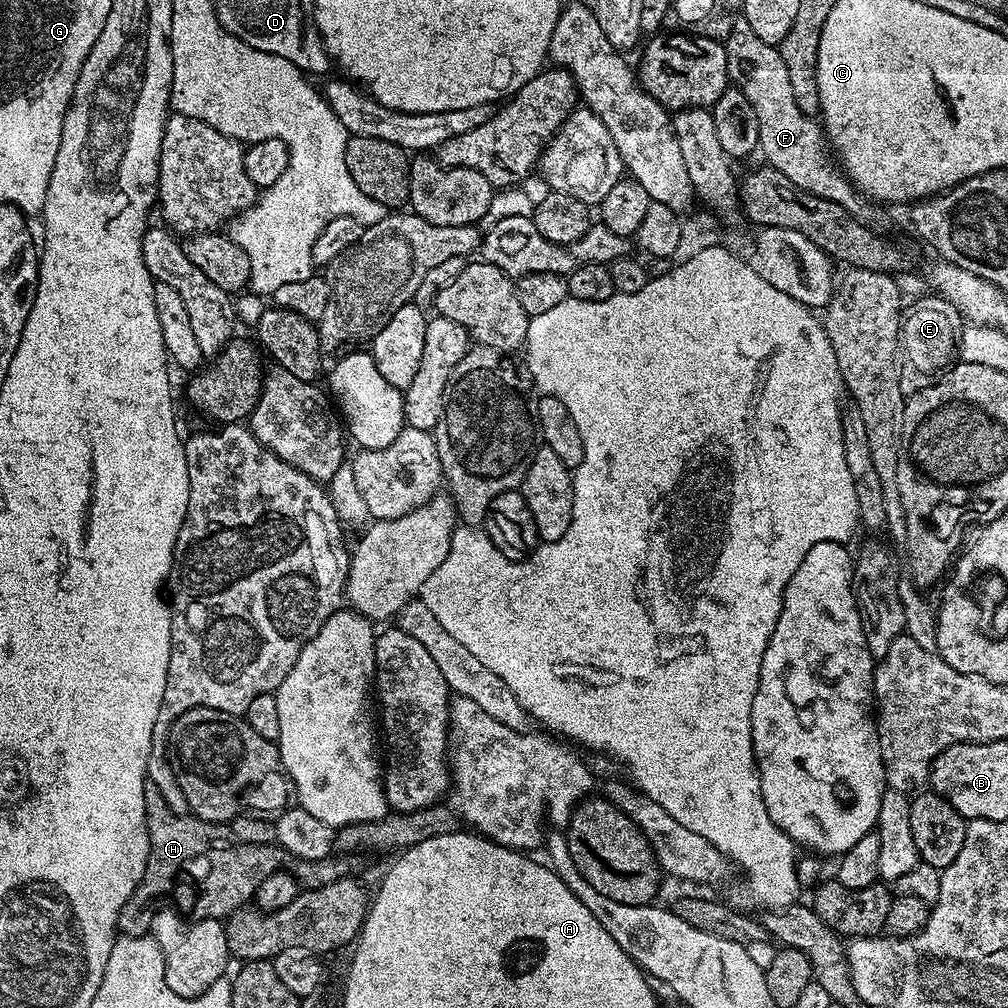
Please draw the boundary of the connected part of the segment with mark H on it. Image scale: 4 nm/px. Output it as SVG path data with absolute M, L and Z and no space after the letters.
M148 784L144 790L146 804L146 826L150 838L150 850L146 870L140 879L140 885L130 894L126 906L116 919L117 929L125 936L147 936L150 932L150 911L148 912L148 899L153 896L156 900L172 899L181 916L192 920L218 920L225 918L245 907L255 897L258 886L270 874L281 871L290 857L283 848L276 844L243 844L234 838L231 827L223 824L211 824L200 820L191 814L178 816L166 806L166 798L158 794L158 788Z

